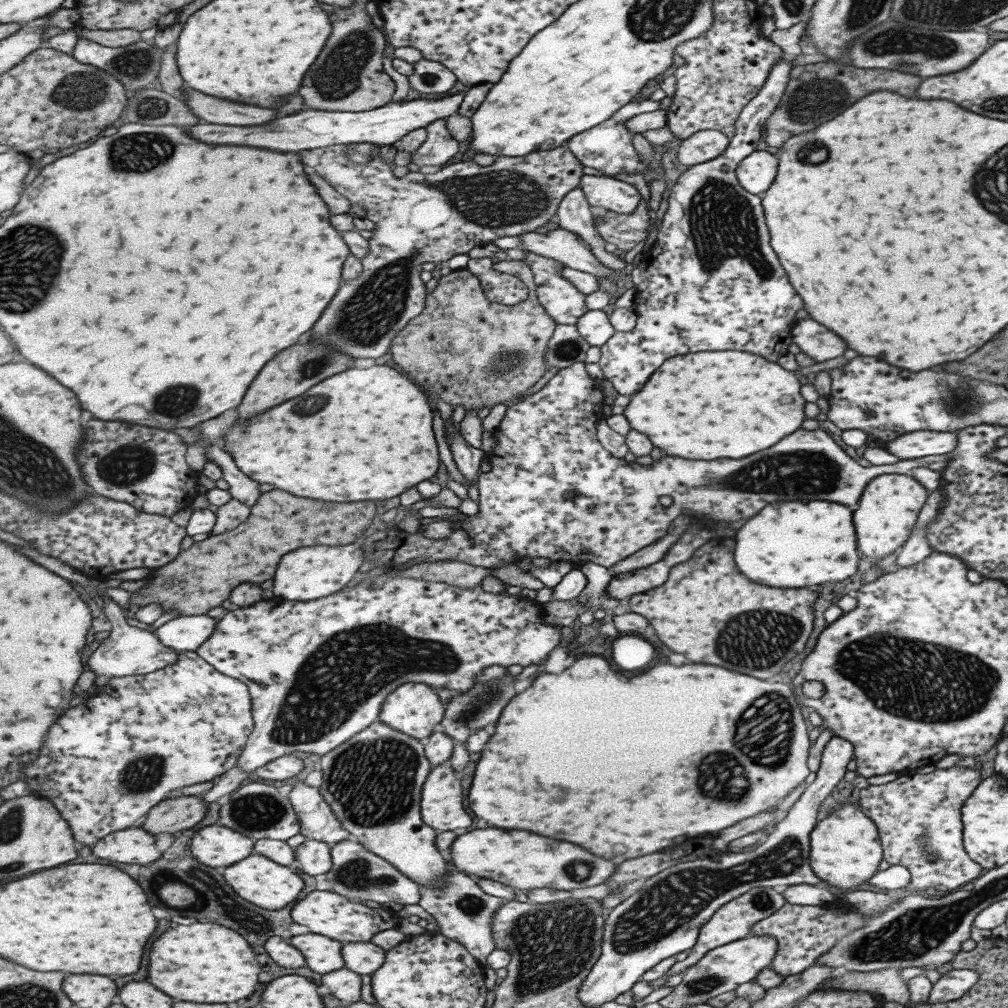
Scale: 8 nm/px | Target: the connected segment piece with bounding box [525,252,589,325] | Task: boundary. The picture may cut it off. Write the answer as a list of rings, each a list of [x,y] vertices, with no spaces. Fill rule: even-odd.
[[[534,252],[526,253],[525,262],[533,269],[540,303],[558,324],[576,325],[583,315],[589,313],[588,295],[563,278],[562,270],[567,264]]]

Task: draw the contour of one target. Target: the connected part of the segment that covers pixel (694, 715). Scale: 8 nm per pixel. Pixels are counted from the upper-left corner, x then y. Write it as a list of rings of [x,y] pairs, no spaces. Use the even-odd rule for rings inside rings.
[[[581,658],[561,674],[540,675],[531,688],[527,688],[517,698],[513,698],[513,702],[509,702],[505,714],[498,721],[495,736],[482,750],[481,762],[477,764],[477,770],[474,770],[475,782],[469,791],[469,808],[491,826],[507,830],[533,830],[535,834],[545,834],[549,838],[565,836],[571,838],[569,842],[577,842],[579,846],[585,846],[591,854],[597,854],[601,858],[645,856],[660,851],[665,846],[683,842],[685,838],[717,834],[719,830],[735,822],[777,805],[809,774],[805,761],[810,746],[799,706],[793,692],[785,684],[749,678],[745,674],[729,672],[719,666],[659,664],[639,676],[631,676],[629,680],[625,680],[625,676],[609,670],[609,666],[603,666],[603,658]]]

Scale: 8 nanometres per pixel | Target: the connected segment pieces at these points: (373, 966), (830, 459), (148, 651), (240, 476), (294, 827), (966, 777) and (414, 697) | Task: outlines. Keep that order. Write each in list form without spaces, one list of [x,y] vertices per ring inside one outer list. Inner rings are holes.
[[[348,942],[344,943],[346,968],[357,974],[372,975],[385,964],[387,951],[377,943]]]
[[[576,362],[573,366],[559,370],[539,391],[507,408],[494,432],[497,446],[490,453],[494,459],[490,462],[490,470],[479,472],[478,512],[466,516],[461,524],[457,524],[459,529],[453,531],[449,539],[436,541],[429,538],[423,534],[422,527],[416,533],[409,534],[392,523],[362,540],[364,559],[374,562],[377,568],[387,569],[411,560],[417,560],[416,564],[423,561],[459,561],[497,569],[518,562],[520,558],[548,558],[555,562],[566,560],[579,566],[591,562],[609,569],[636,550],[663,538],[672,520],[683,517],[683,510],[691,510],[694,514],[705,516],[701,519],[711,518],[713,522],[735,522],[741,518],[751,518],[765,504],[777,500],[827,500],[849,506],[858,501],[867,482],[880,474],[909,475],[913,468],[941,460],[947,462],[952,458],[952,454],[931,455],[900,460],[895,464],[863,467],[847,456],[825,431],[817,428],[810,431],[795,430],[769,450],[761,450],[741,460],[685,462],[683,458],[663,456],[649,466],[626,462],[604,450],[604,445],[596,437],[595,424],[599,420],[603,394],[599,390],[598,380],[589,378],[585,363]],[[661,496],[671,498],[671,504],[666,508],[659,504]]]
[[[98,594],[98,596],[99,600],[104,601],[103,610],[113,627],[110,637],[101,642],[88,658],[89,670],[93,671],[96,676],[106,676],[110,680],[115,680],[117,677],[150,674],[179,662],[181,652],[177,652],[173,647],[165,646],[159,635],[154,632],[127,624],[127,612],[124,606],[112,600],[108,595]]]
[[[211,446],[207,452],[207,458],[222,469],[223,478],[229,484],[229,491],[235,499],[250,507],[258,503],[261,498],[261,490],[259,490],[261,484],[241,472],[233,455],[219,446]]]
[[[253,781],[238,787],[231,795],[219,799],[220,824],[233,830],[239,830],[253,840],[271,838],[289,840],[301,832],[299,817],[290,798],[283,796],[275,786],[266,782]]]
[[[953,765],[947,769],[934,769],[927,774],[903,773],[891,782],[868,785],[859,790],[859,808],[877,827],[885,862],[904,866],[910,872],[908,886],[900,893],[922,893],[930,886],[935,890],[950,893],[959,886],[968,887],[981,873],[982,868],[973,862],[962,847],[962,822],[960,808],[981,782],[979,768],[967,768]]]
[[[410,682],[399,686],[384,702],[380,722],[395,728],[395,730],[407,733],[413,738],[423,740],[423,738],[431,737],[440,728],[441,723],[444,721],[446,705],[441,700],[438,692],[433,690],[429,684]]]

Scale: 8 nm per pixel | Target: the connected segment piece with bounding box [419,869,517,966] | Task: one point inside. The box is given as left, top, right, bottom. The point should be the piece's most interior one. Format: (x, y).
(465, 909)

